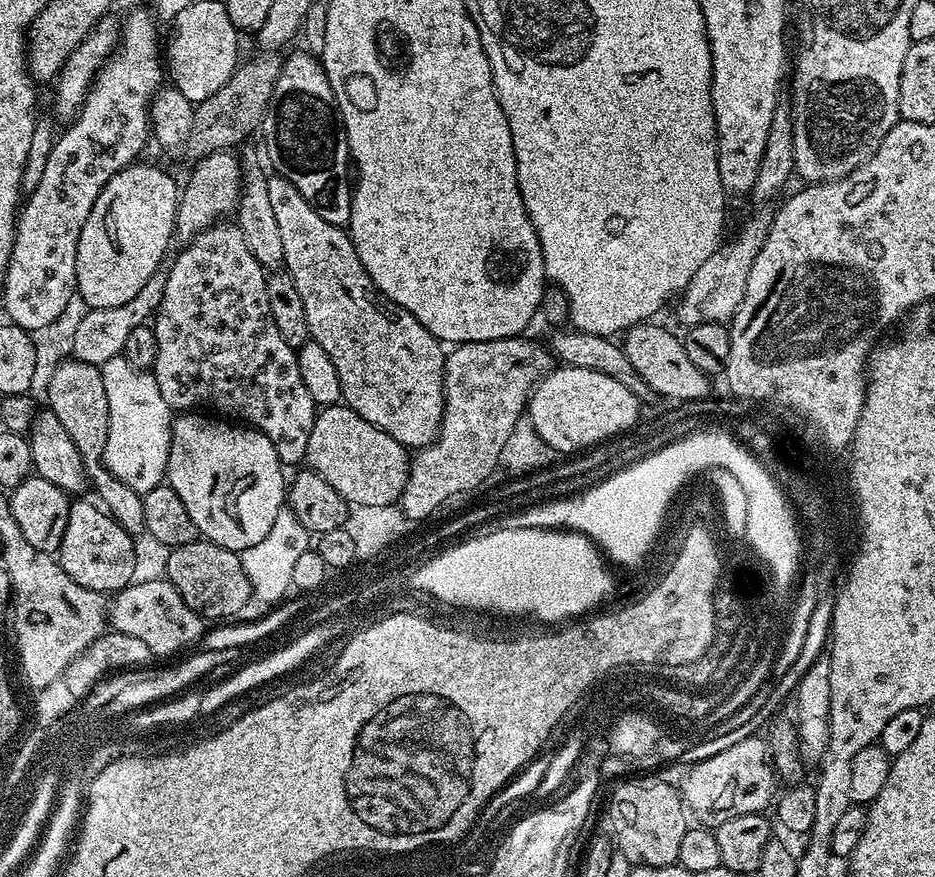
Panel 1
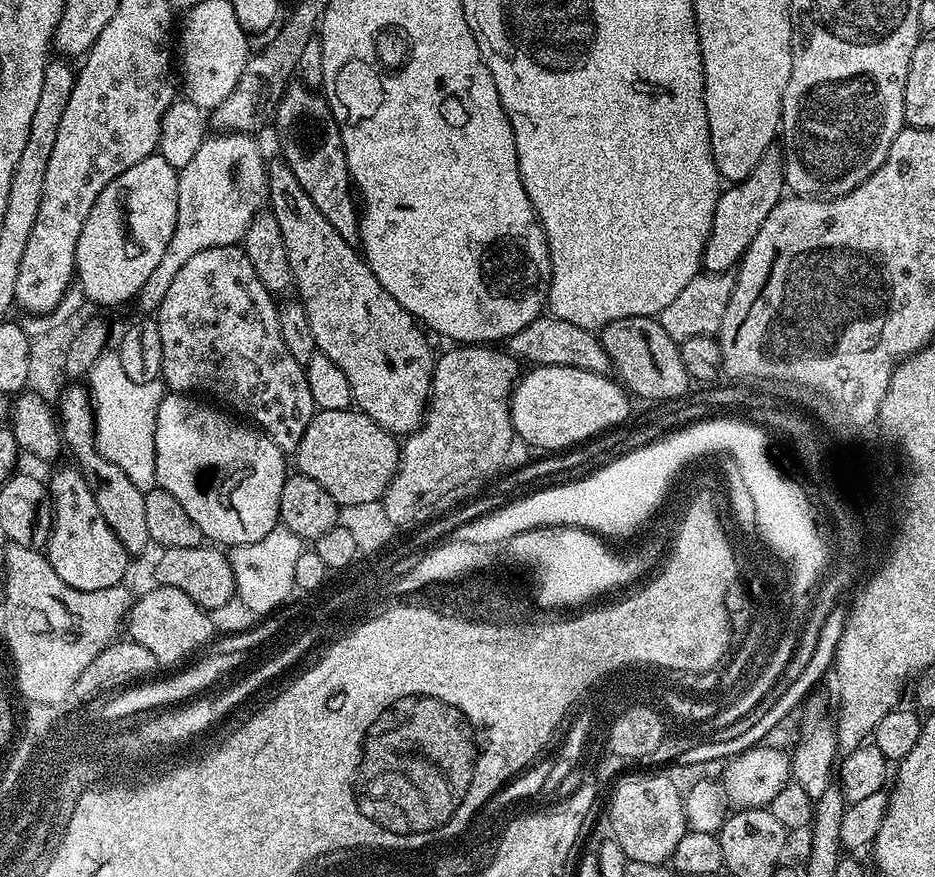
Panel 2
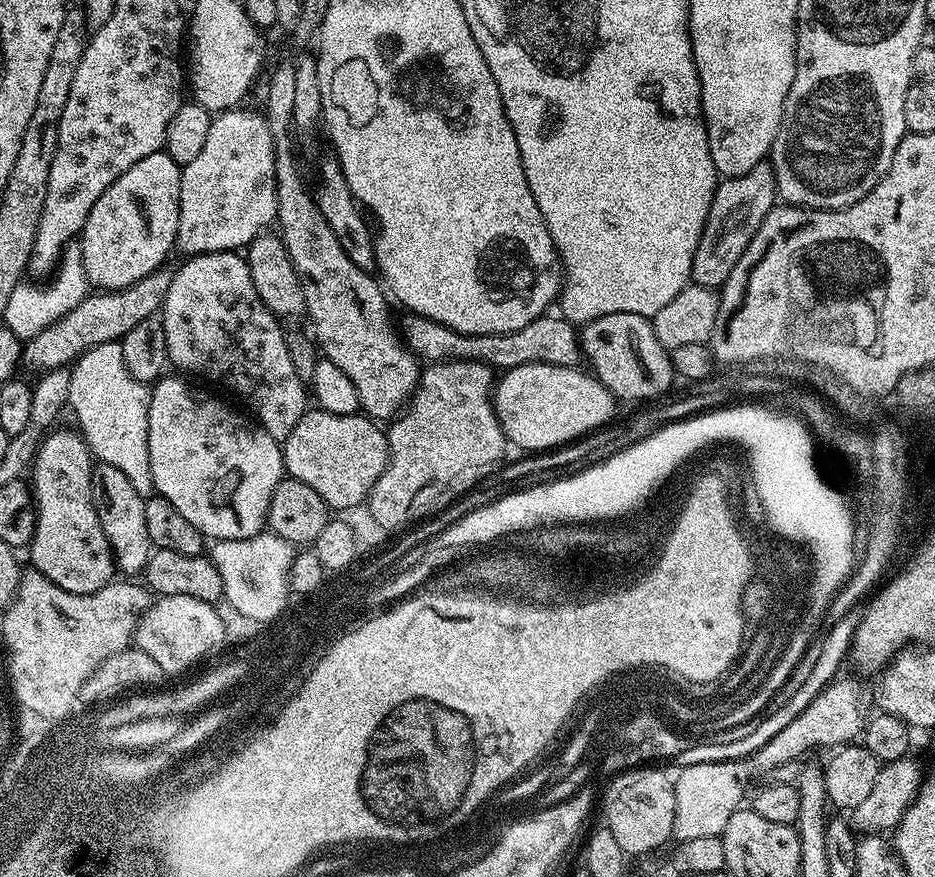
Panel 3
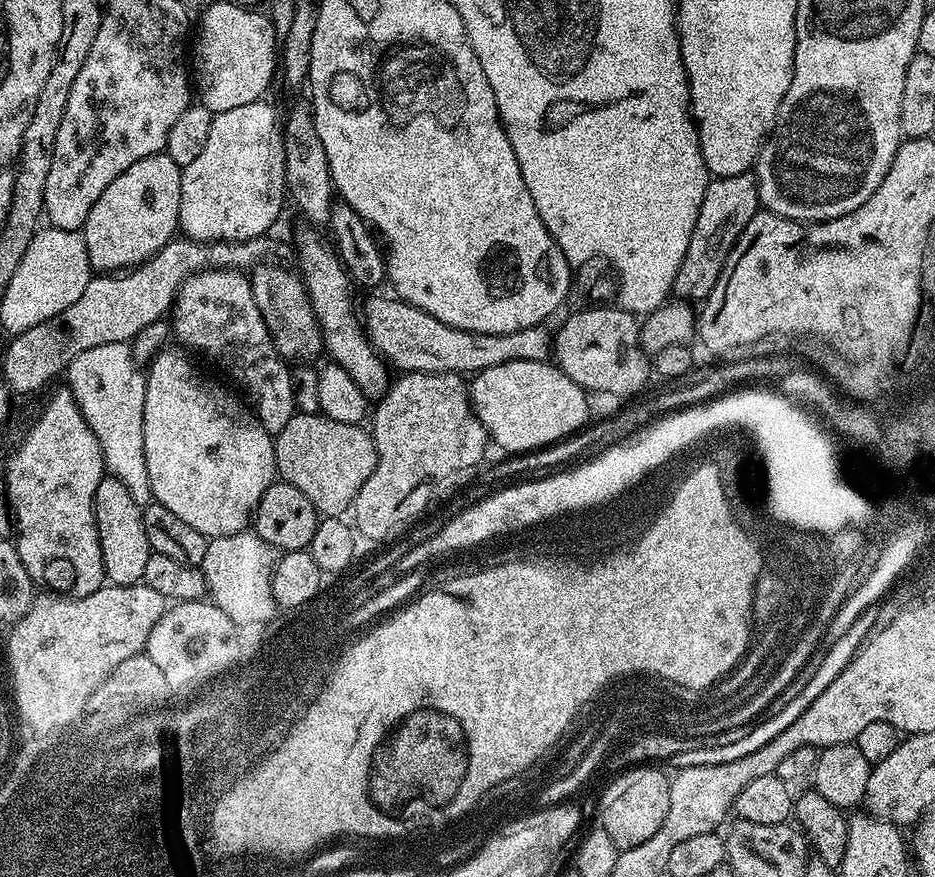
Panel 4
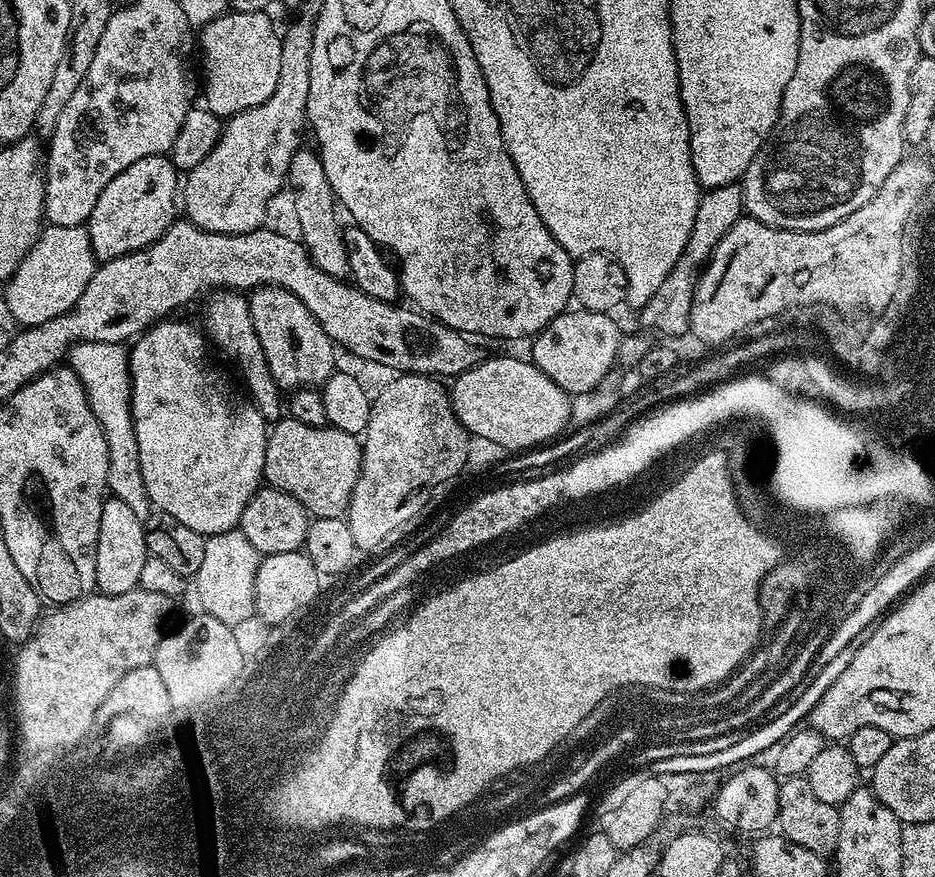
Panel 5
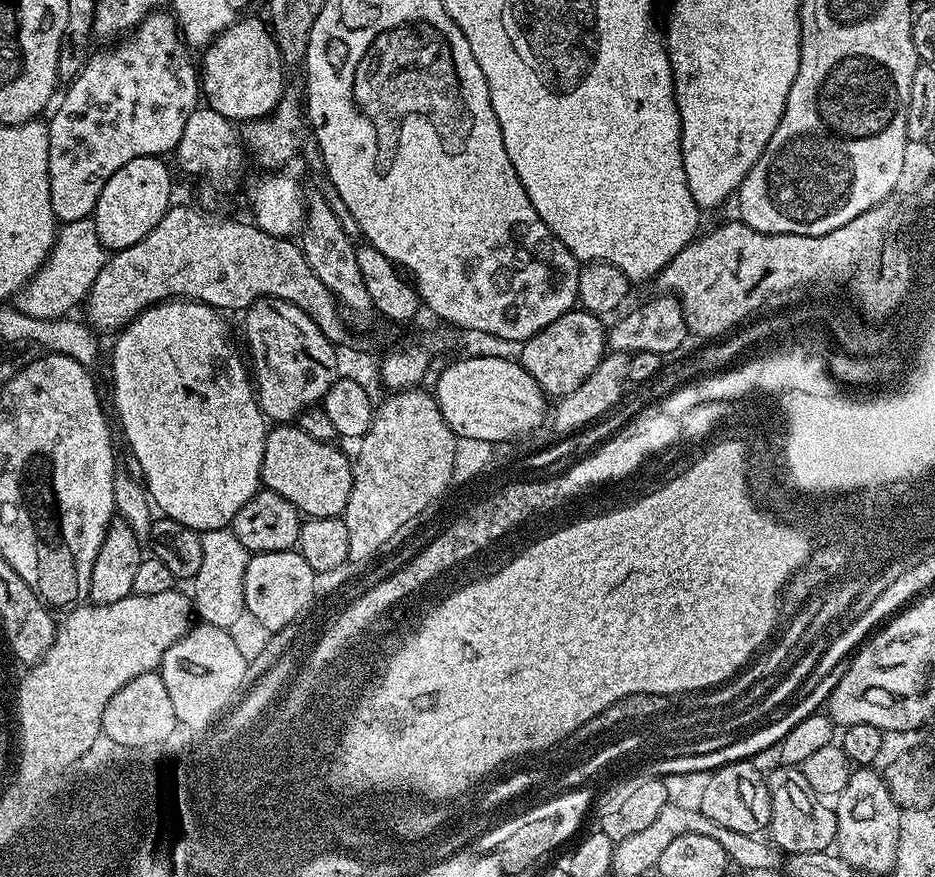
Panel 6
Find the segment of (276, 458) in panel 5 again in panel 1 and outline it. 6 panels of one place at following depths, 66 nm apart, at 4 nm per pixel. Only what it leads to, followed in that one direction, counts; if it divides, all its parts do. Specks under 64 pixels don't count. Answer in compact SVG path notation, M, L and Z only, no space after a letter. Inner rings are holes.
M341 402L317 411L314 430L310 430L310 446L306 446L306 464L311 471L326 478L349 505L395 505L408 481L410 452L390 438L386 430L370 426L370 422Z

